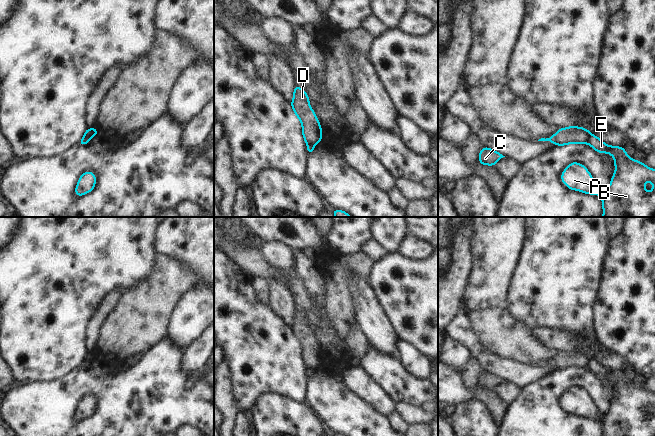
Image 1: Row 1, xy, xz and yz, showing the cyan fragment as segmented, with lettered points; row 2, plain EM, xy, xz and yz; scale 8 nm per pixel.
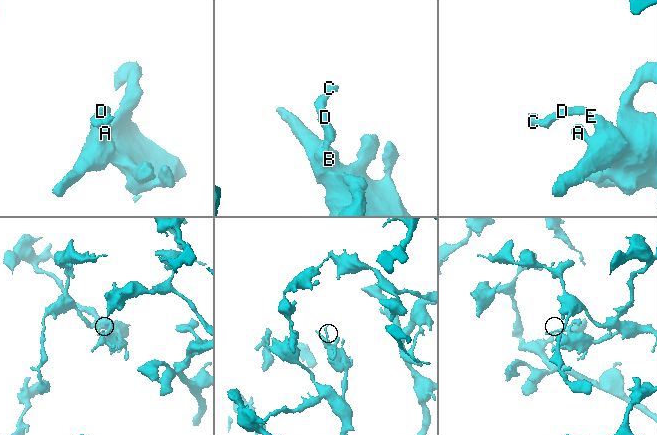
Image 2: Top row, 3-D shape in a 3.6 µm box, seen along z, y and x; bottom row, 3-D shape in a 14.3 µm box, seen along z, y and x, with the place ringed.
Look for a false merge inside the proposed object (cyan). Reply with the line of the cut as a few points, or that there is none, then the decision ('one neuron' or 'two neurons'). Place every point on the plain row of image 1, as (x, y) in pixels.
yz (591, 358), (586, 366) | two neurons

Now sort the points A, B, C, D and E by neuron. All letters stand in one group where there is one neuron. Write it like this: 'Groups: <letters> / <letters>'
Groups: A B E / C D

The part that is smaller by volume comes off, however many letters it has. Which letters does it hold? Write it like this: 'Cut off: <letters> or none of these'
Cut off: C, D

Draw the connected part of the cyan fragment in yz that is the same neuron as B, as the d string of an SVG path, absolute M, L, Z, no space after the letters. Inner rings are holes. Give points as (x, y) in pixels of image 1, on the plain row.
M591 359L589 368L598 377L608 377L614 381L616 391L611 407L604 416L597 411L591 397L587 392L578 387L570 387L561 398L561 405L570 413L581 415L585 418L600 419L602 421L603 436L655 436L655 393L651 393L641 385L630 382L625 372L619 370L609 370L598 360ZM650 405L653 407L653 414L647 416L644 408Z

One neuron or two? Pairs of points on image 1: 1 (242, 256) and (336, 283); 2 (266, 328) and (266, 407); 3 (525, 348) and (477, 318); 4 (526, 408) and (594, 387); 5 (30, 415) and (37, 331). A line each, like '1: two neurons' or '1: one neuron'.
1: one neuron
2: two neurons
3: one neuron
4: one neuron
5: two neurons

